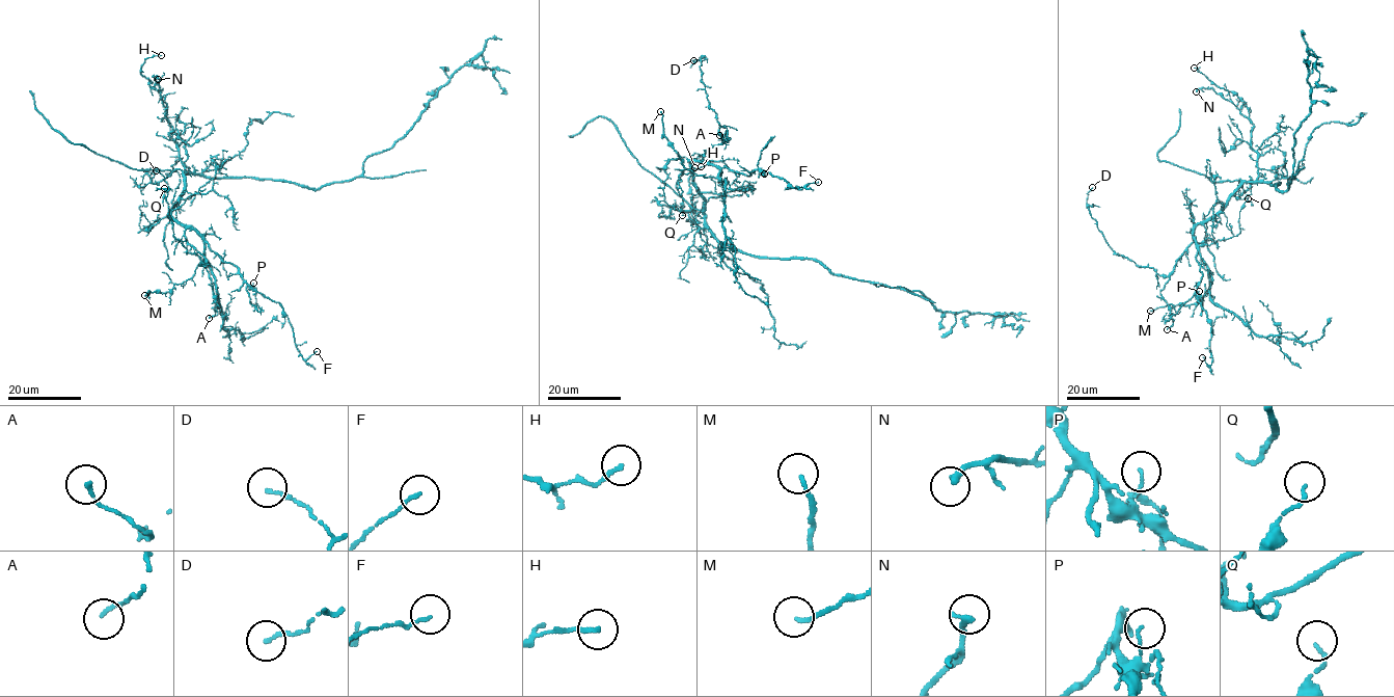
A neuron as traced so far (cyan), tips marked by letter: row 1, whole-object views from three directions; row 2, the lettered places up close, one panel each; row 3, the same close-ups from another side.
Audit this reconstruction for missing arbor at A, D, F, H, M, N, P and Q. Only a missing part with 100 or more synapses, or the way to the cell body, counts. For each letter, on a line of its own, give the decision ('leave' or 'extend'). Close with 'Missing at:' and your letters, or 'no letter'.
A: leave
D: leave
F: leave
H: leave
M: leave
N: leave
P: leave
Q: leave
Missing at: no letter

